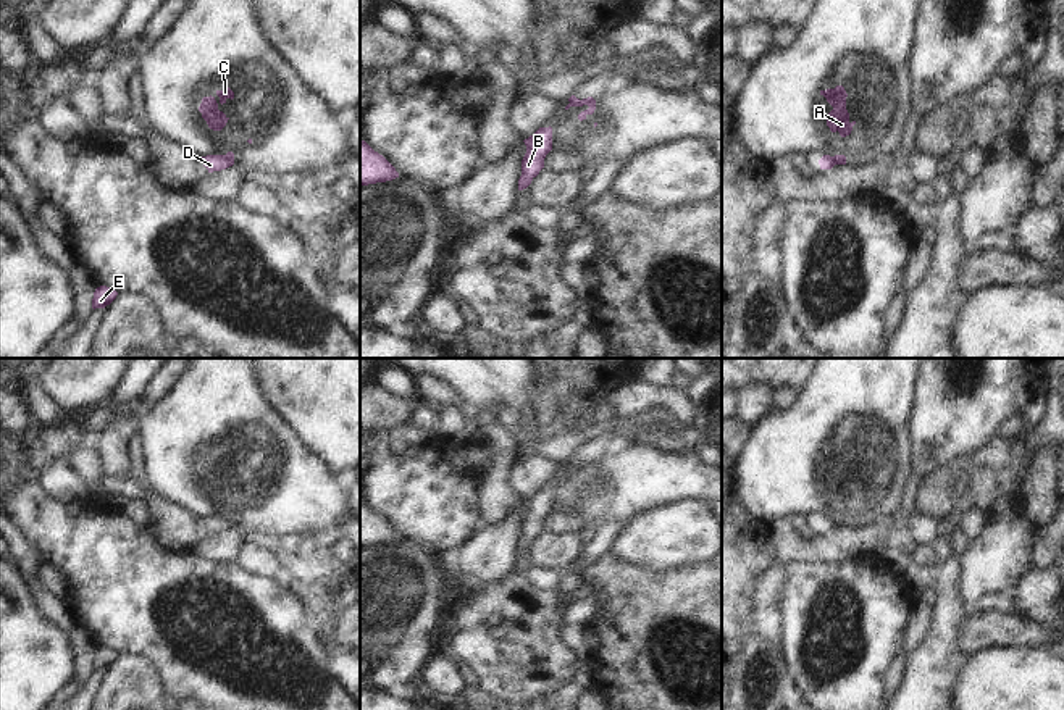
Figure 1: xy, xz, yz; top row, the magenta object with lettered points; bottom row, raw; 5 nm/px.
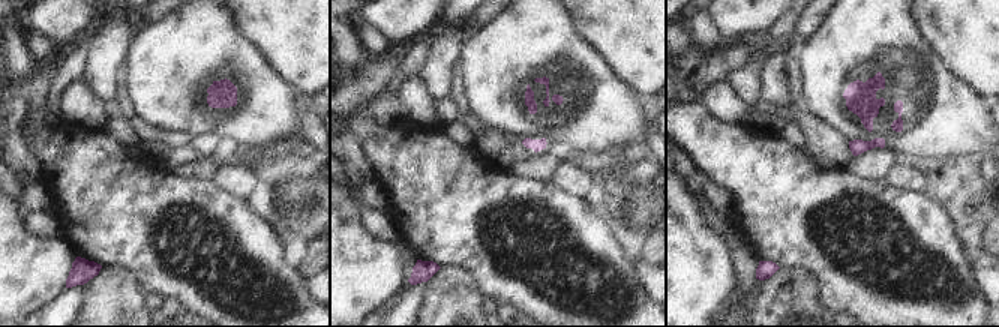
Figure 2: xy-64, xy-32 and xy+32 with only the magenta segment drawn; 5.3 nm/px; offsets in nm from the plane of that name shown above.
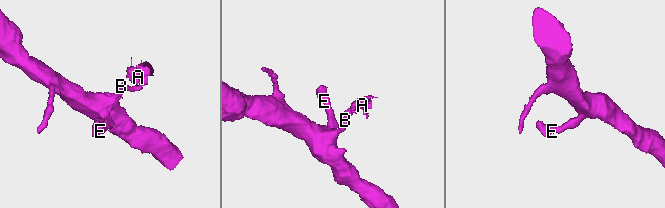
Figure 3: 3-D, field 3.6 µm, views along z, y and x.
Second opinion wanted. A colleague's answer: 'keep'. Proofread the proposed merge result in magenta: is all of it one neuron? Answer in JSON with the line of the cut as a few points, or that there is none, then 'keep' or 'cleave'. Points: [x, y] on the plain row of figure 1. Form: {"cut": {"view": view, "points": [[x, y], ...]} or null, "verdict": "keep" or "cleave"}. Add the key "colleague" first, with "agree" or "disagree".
{"colleague": "disagree", "cut": {"view": "xz", "points": [[586, 460], [588, 465]]}, "verdict": "cleave"}

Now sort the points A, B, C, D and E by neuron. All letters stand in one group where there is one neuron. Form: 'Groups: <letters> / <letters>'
Groups: A C / B D E

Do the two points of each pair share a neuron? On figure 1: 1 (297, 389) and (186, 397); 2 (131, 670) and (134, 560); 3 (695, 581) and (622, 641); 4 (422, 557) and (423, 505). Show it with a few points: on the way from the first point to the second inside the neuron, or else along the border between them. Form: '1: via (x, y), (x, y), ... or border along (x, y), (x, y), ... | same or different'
1: border along (254, 375), (265, 402), (286, 423) | different
2: border along (118, 654), (141, 654), (162, 678) | different
3: via (677, 599), (640, 636) | same
4: border along (423, 542), (438, 551) | different

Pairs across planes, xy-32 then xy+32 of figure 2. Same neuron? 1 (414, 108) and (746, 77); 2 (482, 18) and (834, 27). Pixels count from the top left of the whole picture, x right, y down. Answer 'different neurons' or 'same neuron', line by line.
1: same neuron
2: different neurons

